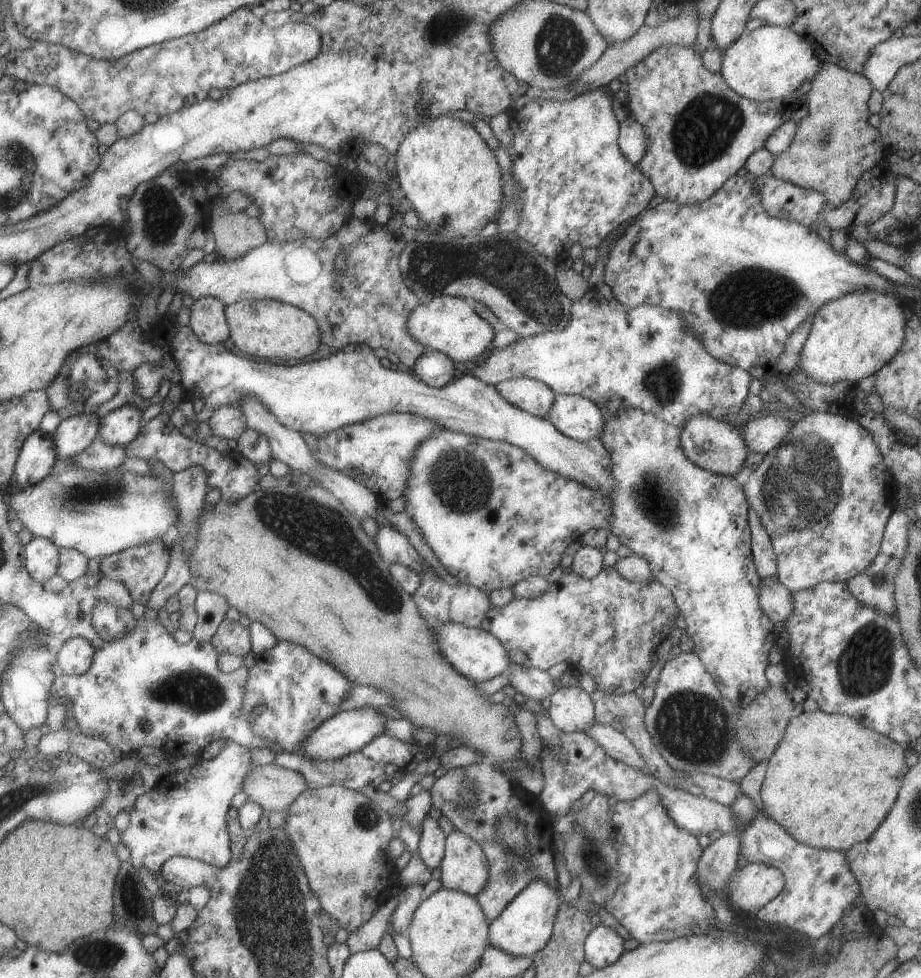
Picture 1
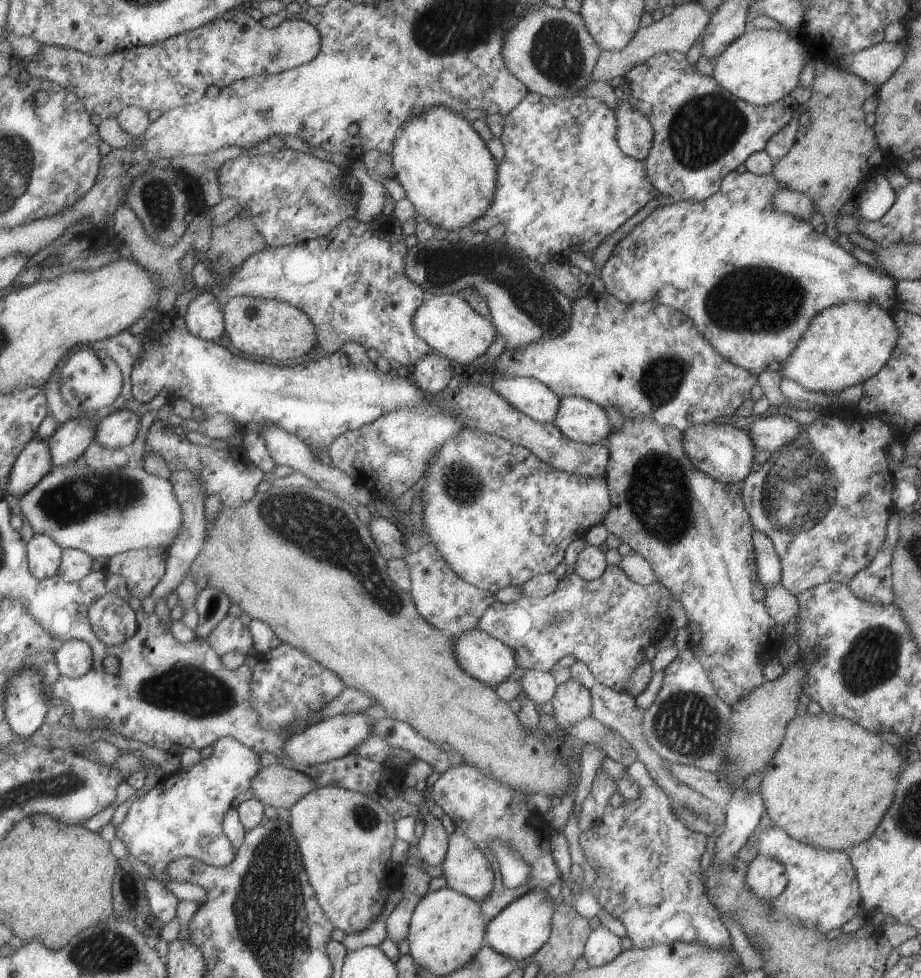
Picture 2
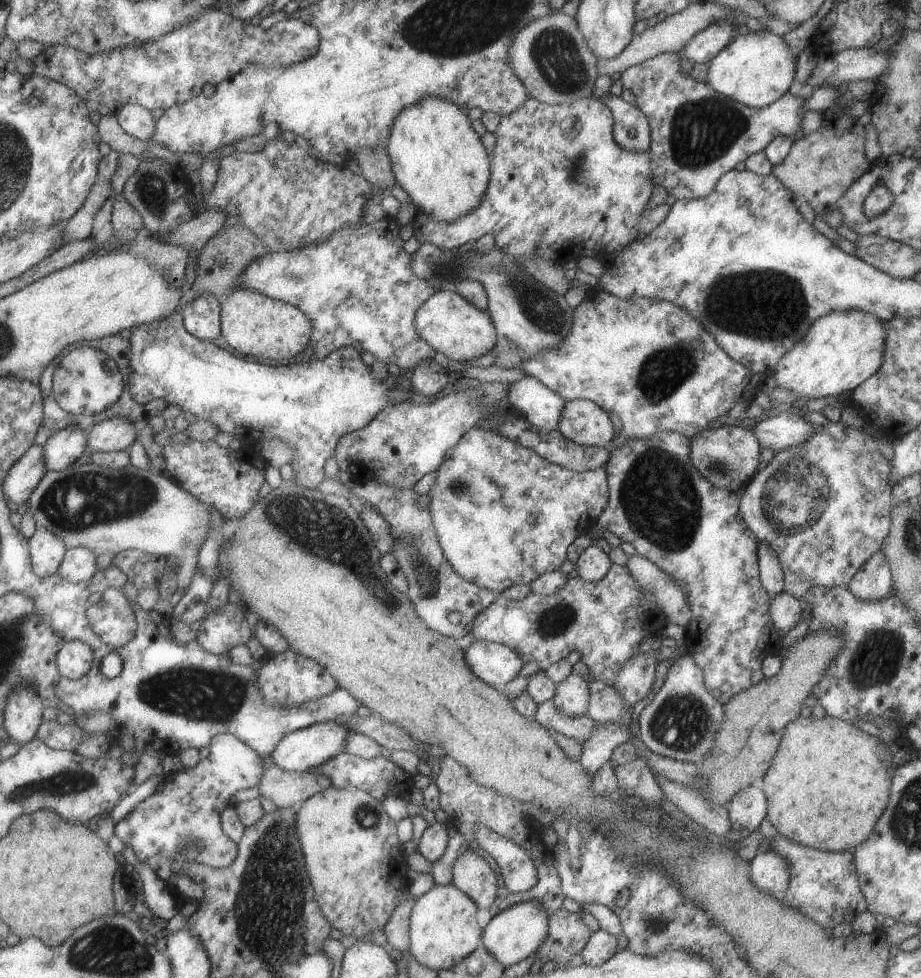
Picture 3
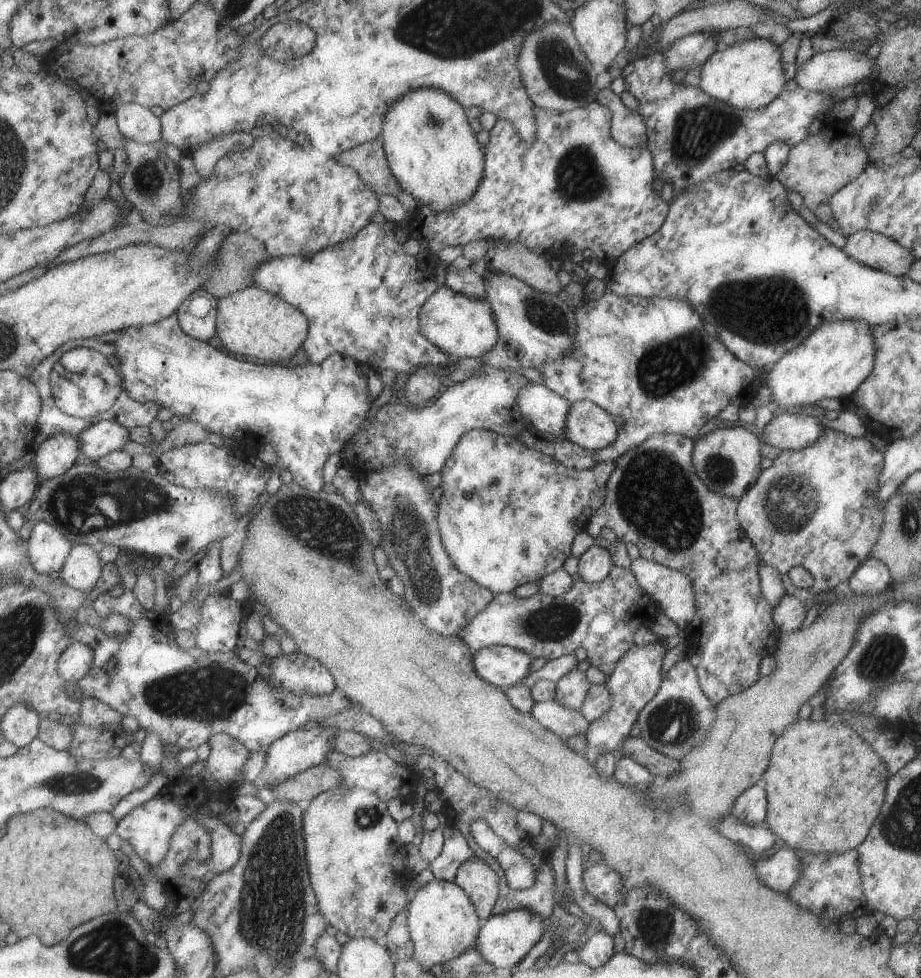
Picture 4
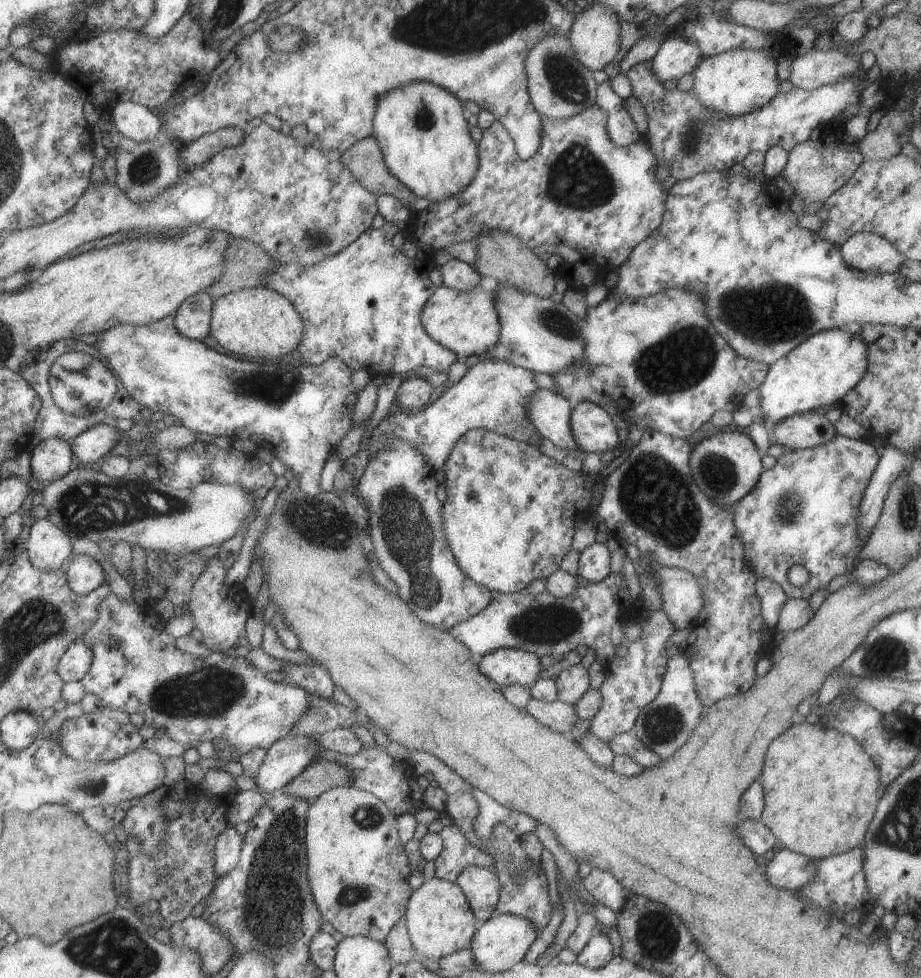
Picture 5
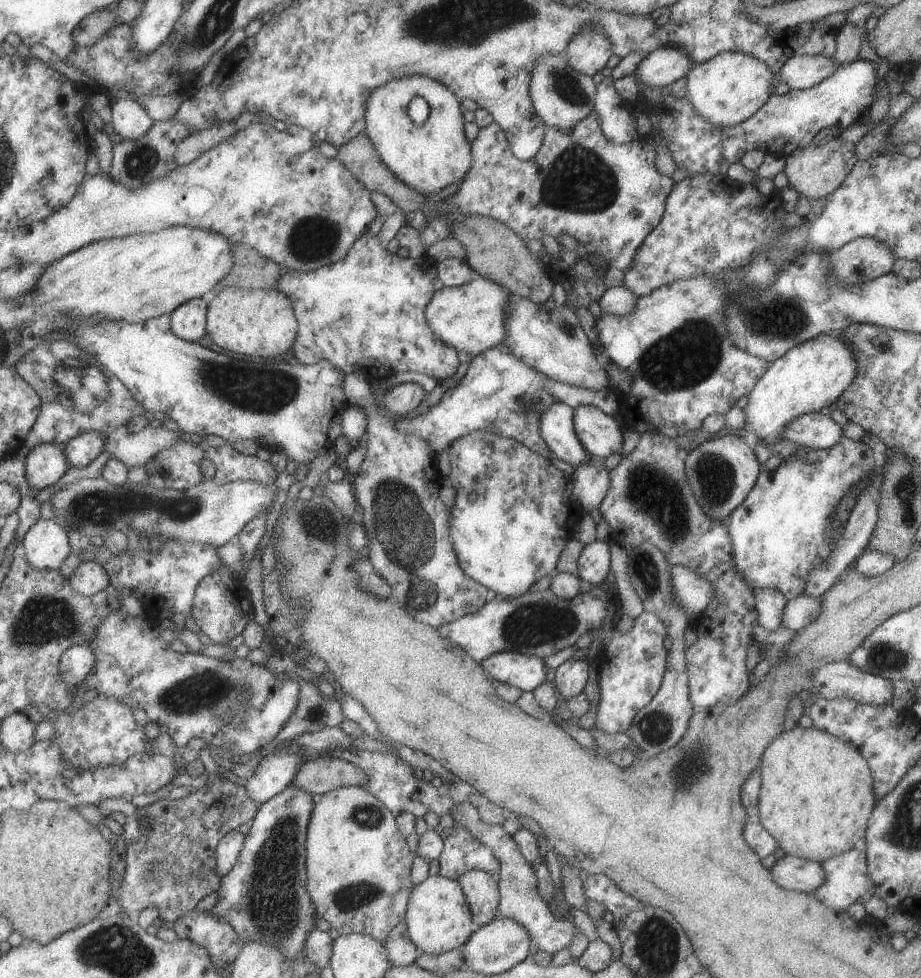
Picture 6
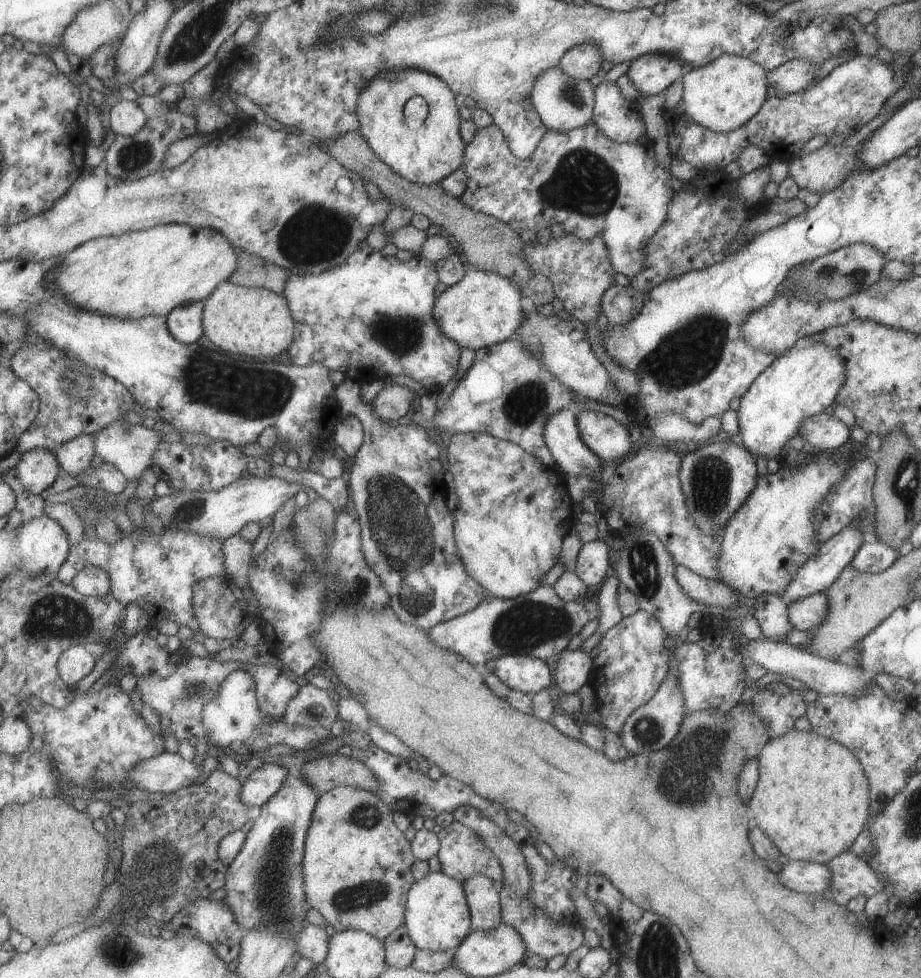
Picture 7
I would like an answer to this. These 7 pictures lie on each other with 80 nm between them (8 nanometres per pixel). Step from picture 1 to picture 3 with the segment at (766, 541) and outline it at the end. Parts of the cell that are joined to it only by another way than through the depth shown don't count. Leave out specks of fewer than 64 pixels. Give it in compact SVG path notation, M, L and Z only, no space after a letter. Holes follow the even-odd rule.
M759 541L756 543L758 556L758 577L767 594L774 594L784 590L784 575L771 545Z

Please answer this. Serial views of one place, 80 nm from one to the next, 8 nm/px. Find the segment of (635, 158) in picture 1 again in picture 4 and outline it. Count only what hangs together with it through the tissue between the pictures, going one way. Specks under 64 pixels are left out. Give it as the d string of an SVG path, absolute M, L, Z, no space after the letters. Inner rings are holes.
M609 87L602 88L597 92L596 102L609 110L610 136L620 147L647 145L643 118L636 111L625 108L619 95L613 94Z

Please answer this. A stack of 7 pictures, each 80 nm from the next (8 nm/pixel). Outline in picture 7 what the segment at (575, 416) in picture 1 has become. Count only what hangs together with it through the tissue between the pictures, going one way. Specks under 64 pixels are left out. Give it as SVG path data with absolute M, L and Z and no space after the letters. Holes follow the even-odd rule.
M593 410L575 414L581 441L599 458L599 461L620 462L636 448L630 440L628 426Z

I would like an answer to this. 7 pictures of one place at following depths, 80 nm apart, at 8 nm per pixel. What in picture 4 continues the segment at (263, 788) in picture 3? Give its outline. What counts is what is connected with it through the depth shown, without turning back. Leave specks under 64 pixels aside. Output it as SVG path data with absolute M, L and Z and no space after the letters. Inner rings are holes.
M324 761L283 782L277 782L275 786L271 786L271 789L279 800L287 800L304 807L321 792L336 788L338 785L341 785L339 772Z

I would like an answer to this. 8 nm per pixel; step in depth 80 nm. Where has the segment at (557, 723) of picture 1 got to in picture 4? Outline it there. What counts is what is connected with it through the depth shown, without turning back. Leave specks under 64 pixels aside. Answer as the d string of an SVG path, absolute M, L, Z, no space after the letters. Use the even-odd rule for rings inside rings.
M577 668L569 670L568 674L559 678L555 683L554 702L565 706L565 708L579 711L589 686L585 672L581 672Z

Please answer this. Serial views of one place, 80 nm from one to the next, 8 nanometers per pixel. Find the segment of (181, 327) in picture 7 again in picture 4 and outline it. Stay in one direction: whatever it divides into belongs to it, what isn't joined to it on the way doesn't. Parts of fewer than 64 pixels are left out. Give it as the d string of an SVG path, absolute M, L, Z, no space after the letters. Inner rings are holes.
M204 287L195 290L177 312L183 332L201 341L211 340L215 336L215 304L218 304L215 296L207 292ZM197 297L207 298L212 305L206 316L197 316L191 312L191 304Z

